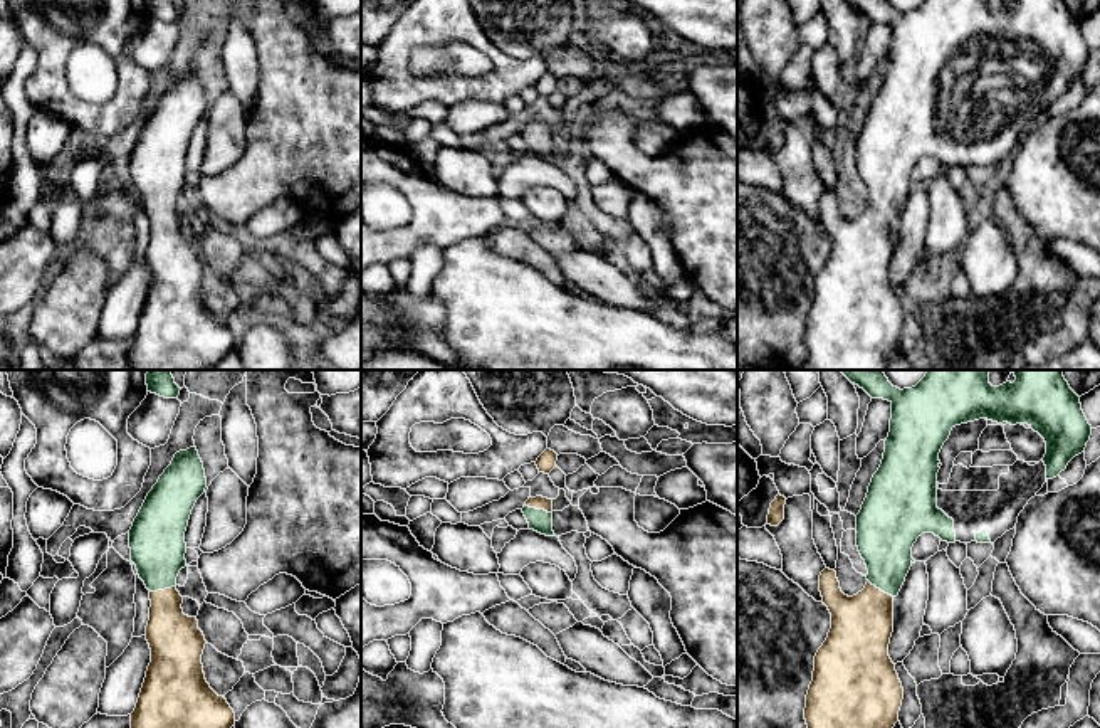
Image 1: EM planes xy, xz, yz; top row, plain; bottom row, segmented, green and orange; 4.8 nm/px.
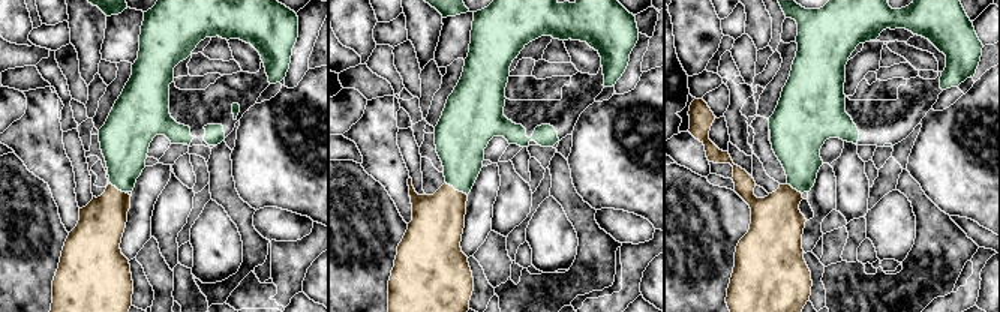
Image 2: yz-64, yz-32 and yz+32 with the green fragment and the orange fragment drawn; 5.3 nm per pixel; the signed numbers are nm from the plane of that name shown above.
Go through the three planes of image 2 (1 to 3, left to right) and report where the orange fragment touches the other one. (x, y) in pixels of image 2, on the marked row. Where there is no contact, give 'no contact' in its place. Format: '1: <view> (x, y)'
1: yz-64 (117, 188)
2: yz-32 (456, 189)
3: yz+32 (793, 188)

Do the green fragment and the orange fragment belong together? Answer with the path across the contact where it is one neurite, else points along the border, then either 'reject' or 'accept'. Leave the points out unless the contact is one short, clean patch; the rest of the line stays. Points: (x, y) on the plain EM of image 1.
runs through xz (539, 143), (538, 133), (539, 126); accept

